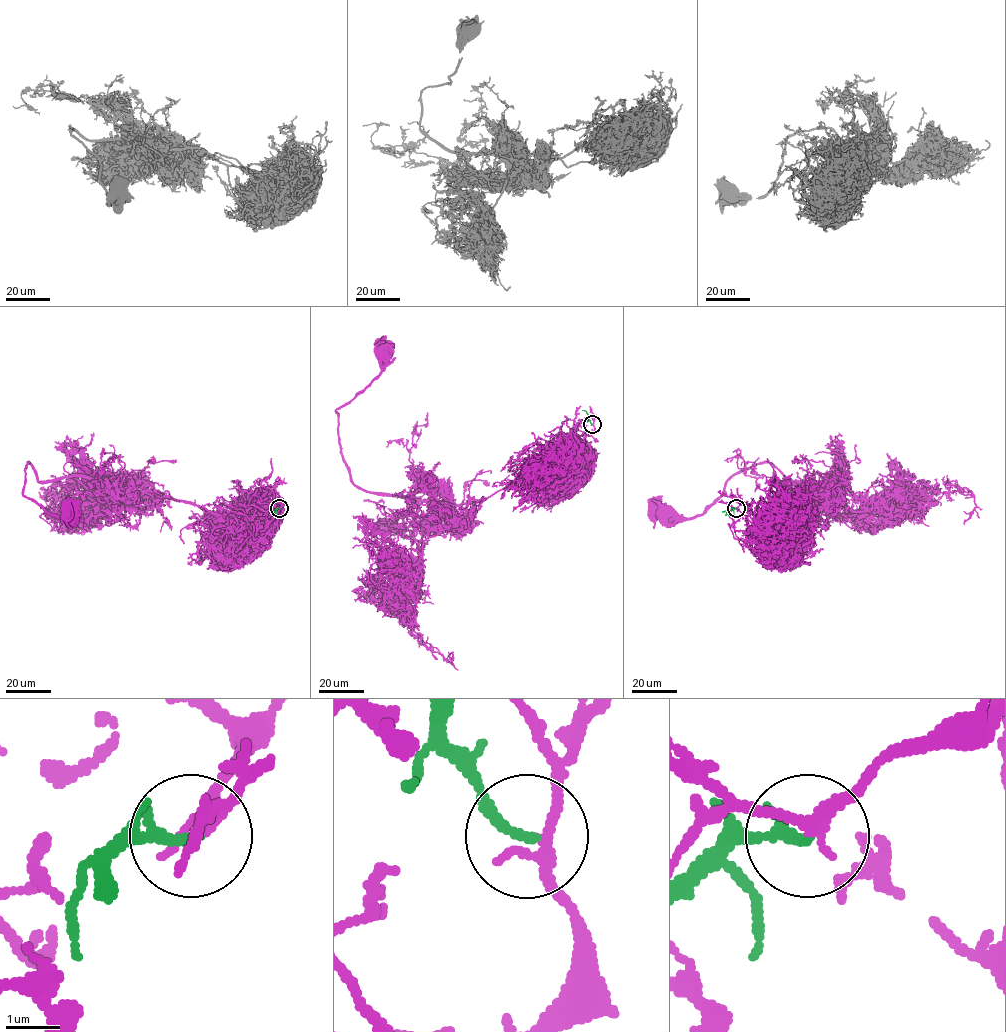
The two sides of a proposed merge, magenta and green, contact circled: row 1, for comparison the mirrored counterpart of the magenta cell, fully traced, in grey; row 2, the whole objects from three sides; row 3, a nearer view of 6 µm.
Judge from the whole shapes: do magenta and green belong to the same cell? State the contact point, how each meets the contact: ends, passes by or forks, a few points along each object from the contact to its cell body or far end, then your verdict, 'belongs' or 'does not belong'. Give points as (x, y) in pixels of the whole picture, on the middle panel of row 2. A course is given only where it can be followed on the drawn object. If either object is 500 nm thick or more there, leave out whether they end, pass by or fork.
place (592, 424); magenta forks; green passes by; course magenta (592, 424), (571, 449), (481, 501), (366, 492), (342, 457), (336, 410), (381, 371), (384, 353); course green (592, 424), (582, 410); belongs

